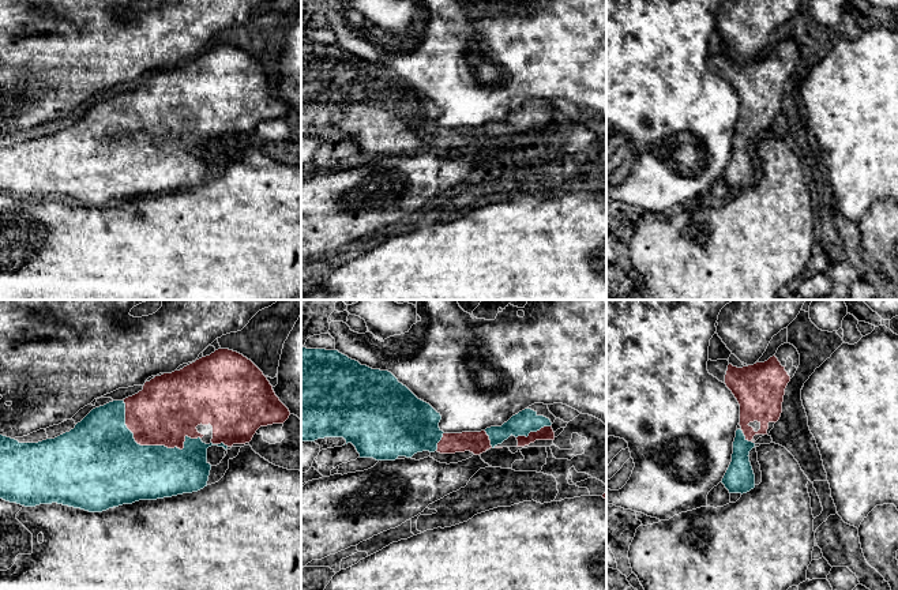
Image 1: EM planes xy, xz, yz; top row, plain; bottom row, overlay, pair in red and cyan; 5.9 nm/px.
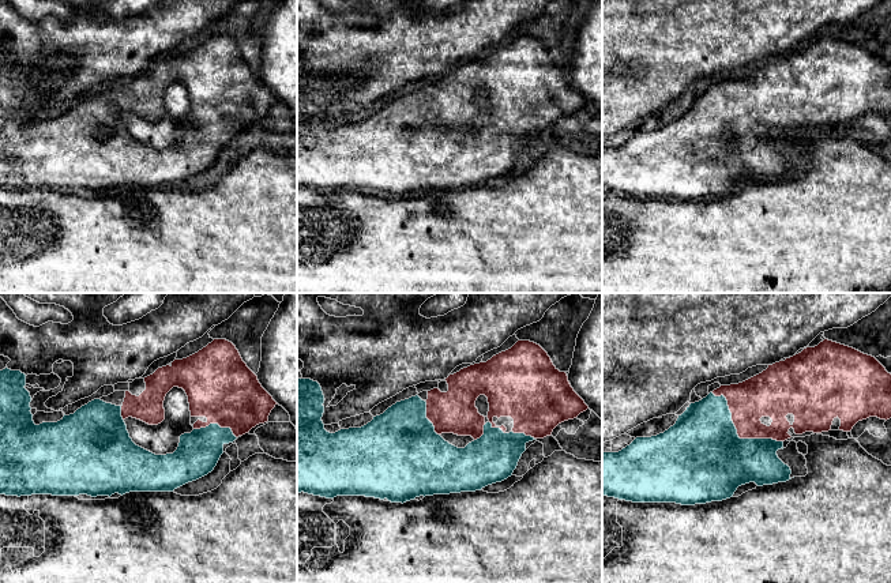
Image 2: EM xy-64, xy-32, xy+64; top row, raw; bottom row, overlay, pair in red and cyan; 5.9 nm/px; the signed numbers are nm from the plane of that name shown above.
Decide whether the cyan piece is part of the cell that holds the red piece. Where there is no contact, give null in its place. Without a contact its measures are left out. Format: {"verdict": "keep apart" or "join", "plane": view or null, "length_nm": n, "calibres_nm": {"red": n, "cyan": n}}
{"verdict": "join", "plane": "xy", "length_nm": 500, "calibres_nm": {"red": 380, "cyan": 400}}

